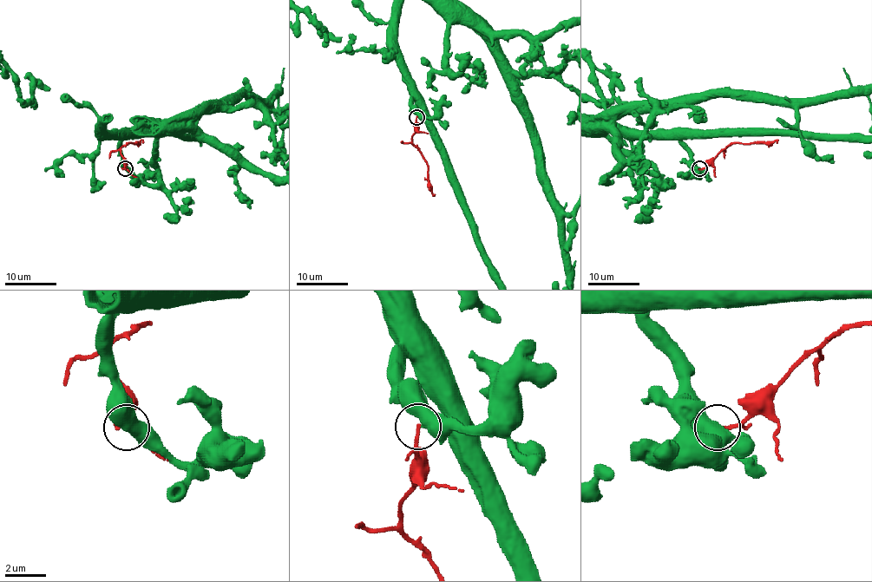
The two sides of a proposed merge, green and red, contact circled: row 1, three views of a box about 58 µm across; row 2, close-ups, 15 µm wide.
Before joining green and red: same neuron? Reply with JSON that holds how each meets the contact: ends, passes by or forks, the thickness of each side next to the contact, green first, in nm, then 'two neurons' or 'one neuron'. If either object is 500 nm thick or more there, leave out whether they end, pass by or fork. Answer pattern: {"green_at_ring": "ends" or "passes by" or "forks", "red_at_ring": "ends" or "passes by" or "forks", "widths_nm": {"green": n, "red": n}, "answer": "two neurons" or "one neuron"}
{"green_at_ring": "passes by", "red_at_ring": "ends", "widths_nm": {"green": 480, "red": 170}, "answer": "two neurons"}

